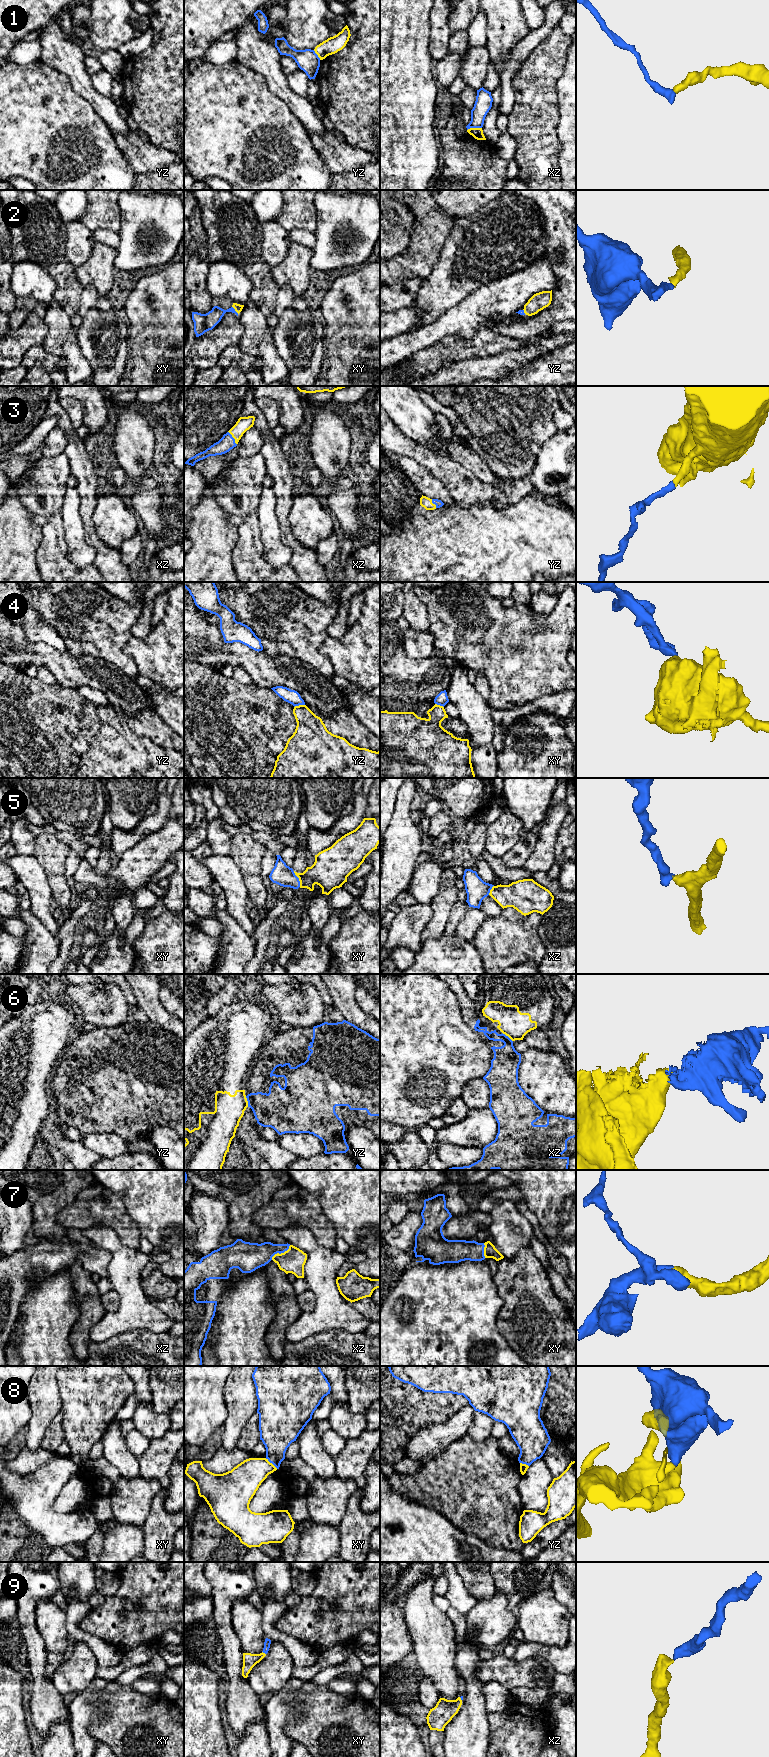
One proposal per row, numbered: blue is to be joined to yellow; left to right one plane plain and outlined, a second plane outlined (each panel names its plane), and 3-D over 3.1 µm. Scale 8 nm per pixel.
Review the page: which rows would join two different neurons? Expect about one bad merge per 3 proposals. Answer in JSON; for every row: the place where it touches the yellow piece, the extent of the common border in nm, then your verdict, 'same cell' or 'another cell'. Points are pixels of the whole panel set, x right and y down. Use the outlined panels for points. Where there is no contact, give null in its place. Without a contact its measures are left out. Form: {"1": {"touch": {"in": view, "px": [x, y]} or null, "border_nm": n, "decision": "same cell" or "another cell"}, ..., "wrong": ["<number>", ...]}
{"1": {"touch": {"in": "xz", "px": [474, 128]}, "border_nm": 120, "decision": "another cell"}, "2": {"touch": {"in": "xy", "px": [235, 310]}, "border_nm": 80, "decision": "same cell"}, "3": {"touch": {"in": "xz", "px": [233, 437]}, "border_nm": 130, "decision": "same cell"}, "4": {"touch": {"in": "yz", "px": [299, 705]}, "border_nm": 90, "decision": "another cell"}, "5": {"touch": {"in": "xy", "px": [299, 879]}, "border_nm": 140, "decision": "same cell"}, "6": {"touch": {"in": "yz", "px": [247, 1101]}, "border_nm": 90, "decision": "another cell"}, "7": {"touch": {"in": "xz", "px": [281, 1253]}, "border_nm": 200, "decision": "same cell"}, "8": {"touch": {"in": "xy", "px": [271, 1463]}, "border_nm": 130, "decision": "another cell"}, "9": {"touch": {"in": "xy", "px": [264, 1653]}, "border_nm": 40, "decision": "same cell"}, "wrong": ["1", "4", "6", "8"]}

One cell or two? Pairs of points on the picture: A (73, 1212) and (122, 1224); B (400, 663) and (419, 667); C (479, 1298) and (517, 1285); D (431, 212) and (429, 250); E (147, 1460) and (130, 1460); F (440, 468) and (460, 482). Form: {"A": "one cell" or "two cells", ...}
{"A": "one cell", "B": "one cell", "C": "two cells", "D": "one cell", "E": "two cells", "F": "one cell"}

